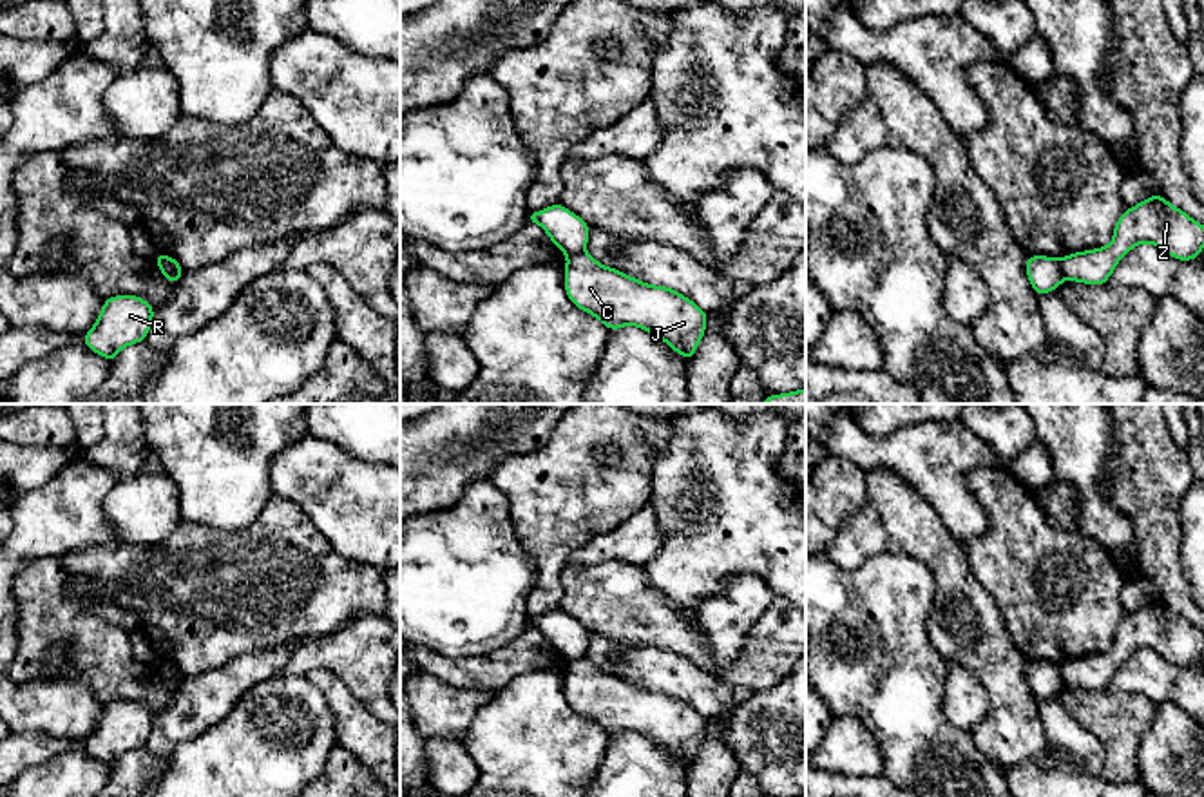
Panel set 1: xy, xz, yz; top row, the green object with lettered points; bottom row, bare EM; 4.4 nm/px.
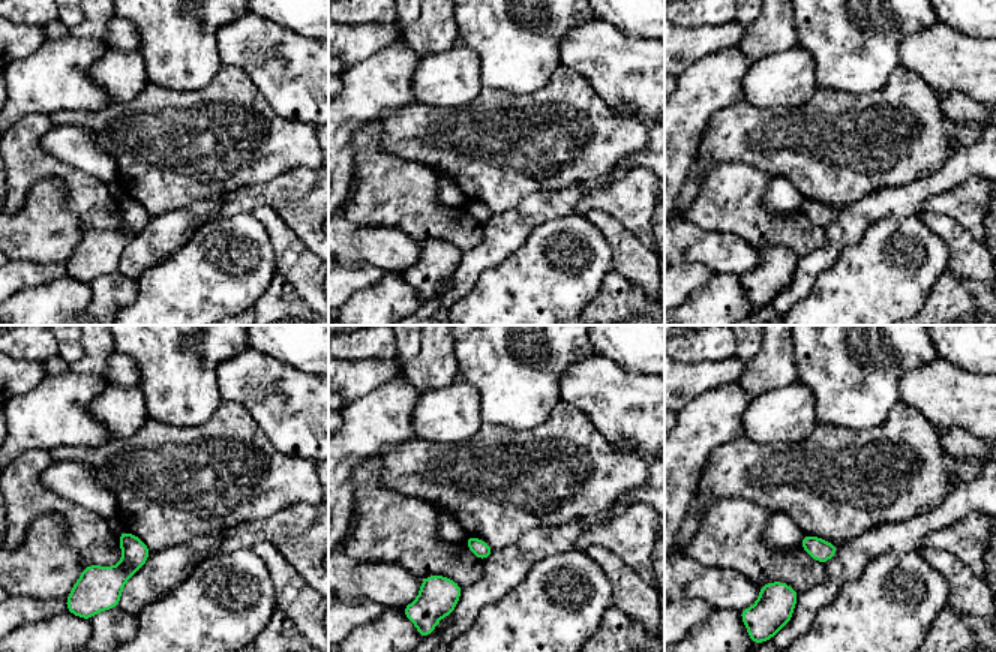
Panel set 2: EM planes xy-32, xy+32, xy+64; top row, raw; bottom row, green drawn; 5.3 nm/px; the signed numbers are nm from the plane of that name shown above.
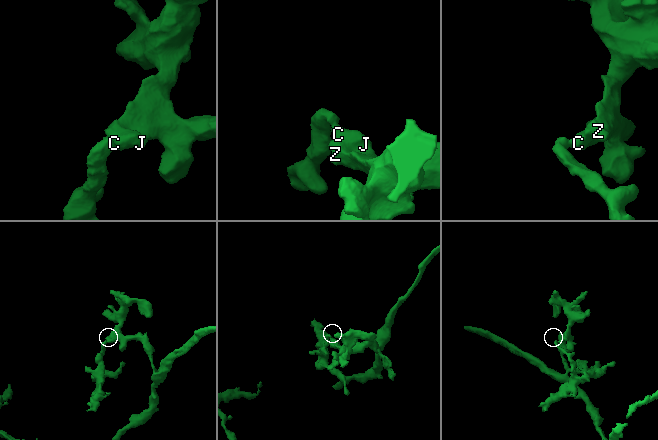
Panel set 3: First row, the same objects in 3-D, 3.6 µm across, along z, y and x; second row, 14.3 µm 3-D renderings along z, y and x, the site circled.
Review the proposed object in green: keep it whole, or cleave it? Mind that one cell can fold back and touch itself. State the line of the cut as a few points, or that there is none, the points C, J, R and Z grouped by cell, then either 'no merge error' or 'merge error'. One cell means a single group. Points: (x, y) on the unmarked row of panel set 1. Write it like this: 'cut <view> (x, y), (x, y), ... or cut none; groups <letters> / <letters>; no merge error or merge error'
cut yz (1058, 665), (1063, 683); groups C J Z / R; merge error

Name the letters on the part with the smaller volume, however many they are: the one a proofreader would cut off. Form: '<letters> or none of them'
R

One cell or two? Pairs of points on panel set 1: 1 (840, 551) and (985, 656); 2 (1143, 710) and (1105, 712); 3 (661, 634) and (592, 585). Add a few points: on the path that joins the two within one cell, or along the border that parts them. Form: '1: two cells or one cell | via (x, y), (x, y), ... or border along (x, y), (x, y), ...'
1: one cell | via (888, 540), (917, 540), (953, 576), (965, 609)
2: one cell | via (1134, 712), (1114, 712)
3: one cell | via (645, 618), (609, 598)

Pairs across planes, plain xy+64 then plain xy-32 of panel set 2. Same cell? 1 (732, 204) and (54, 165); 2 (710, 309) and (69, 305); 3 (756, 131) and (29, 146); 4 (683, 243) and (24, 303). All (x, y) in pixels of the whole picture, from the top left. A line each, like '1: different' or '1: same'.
1: same
2: same
3: different
4: different

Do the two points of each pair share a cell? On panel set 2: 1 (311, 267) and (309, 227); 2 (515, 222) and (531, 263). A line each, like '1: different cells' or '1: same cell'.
1: different cells
2: different cells

